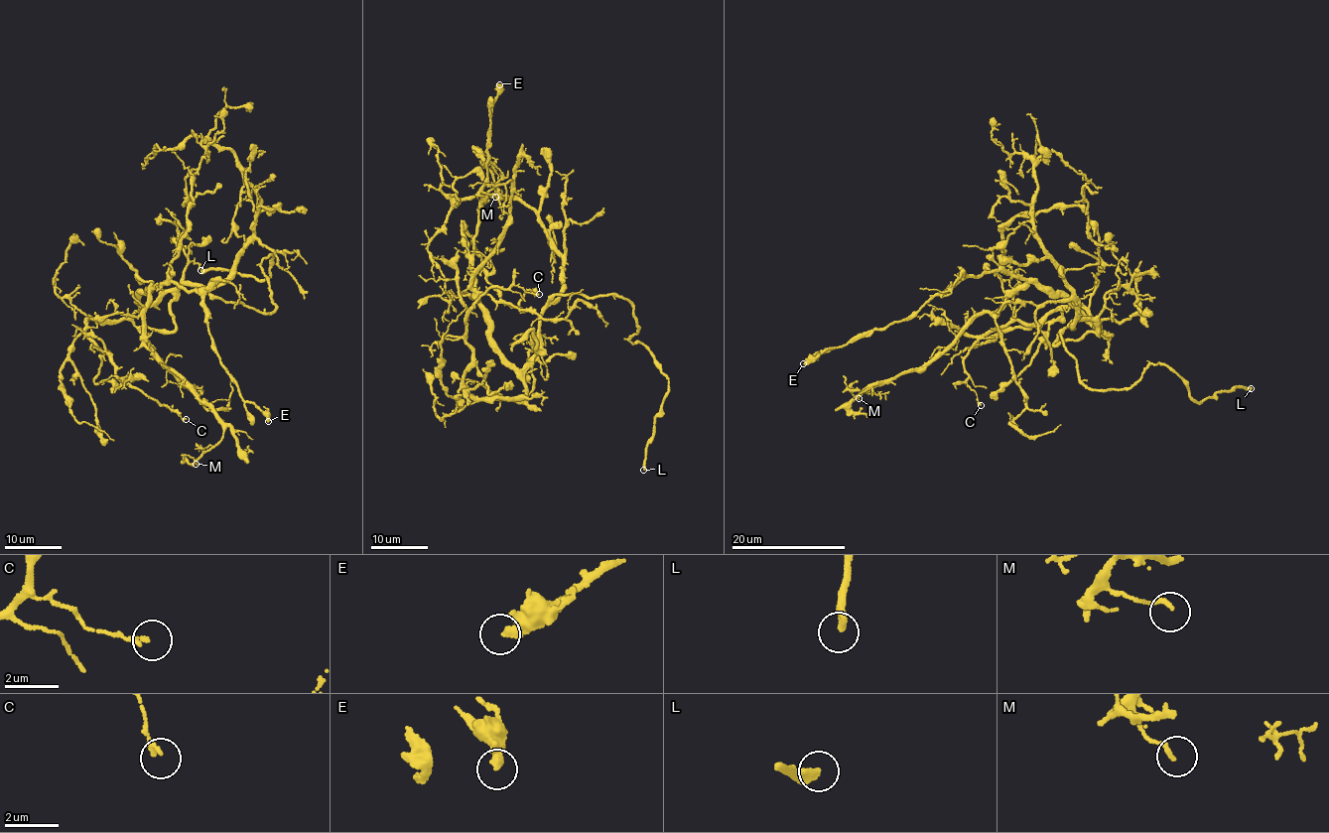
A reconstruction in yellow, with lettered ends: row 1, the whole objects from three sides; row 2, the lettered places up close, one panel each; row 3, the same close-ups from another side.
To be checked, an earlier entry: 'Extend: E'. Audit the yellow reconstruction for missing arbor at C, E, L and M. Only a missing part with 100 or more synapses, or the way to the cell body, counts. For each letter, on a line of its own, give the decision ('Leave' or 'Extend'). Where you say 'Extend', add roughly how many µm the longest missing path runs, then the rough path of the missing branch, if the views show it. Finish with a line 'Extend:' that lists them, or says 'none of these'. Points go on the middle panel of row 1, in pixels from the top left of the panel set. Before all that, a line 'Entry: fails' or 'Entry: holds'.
Entry: fails
C: Leave
E: Leave
L: Extend. Missing length about 40 µm
M: Leave
Extend: L

